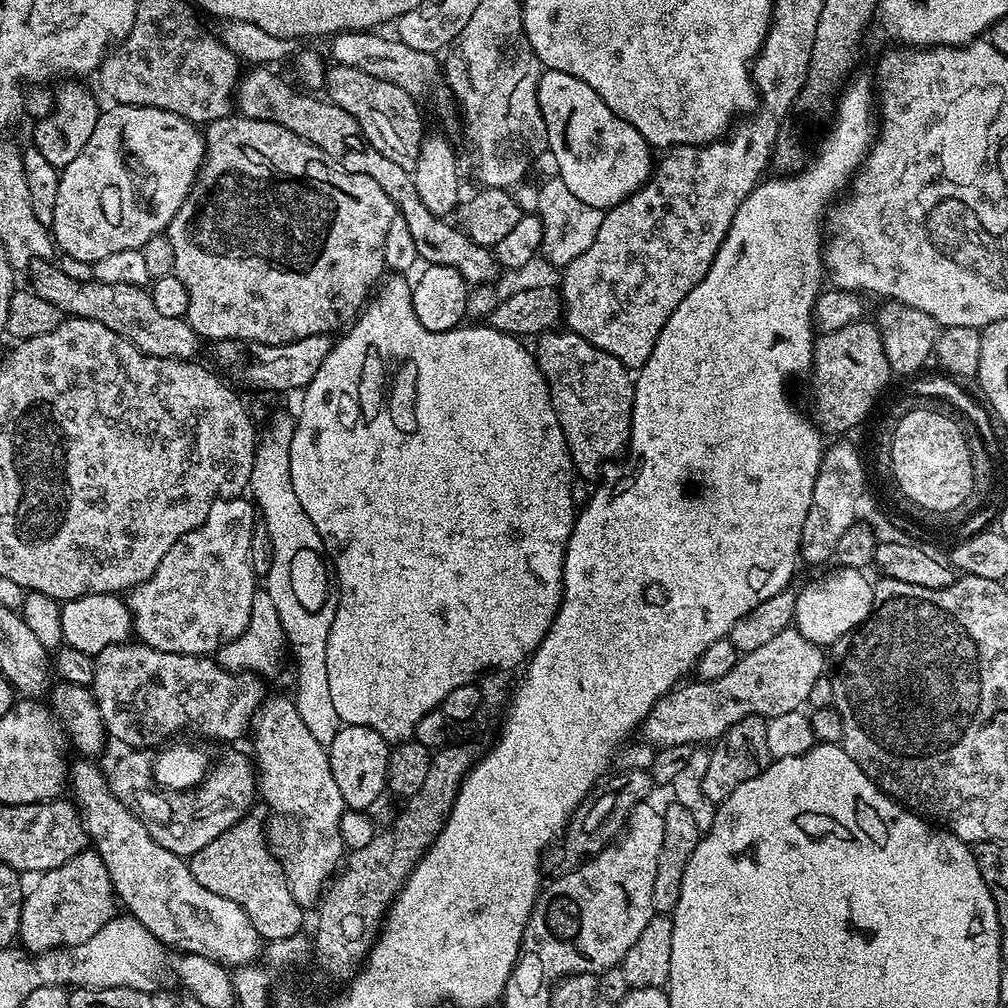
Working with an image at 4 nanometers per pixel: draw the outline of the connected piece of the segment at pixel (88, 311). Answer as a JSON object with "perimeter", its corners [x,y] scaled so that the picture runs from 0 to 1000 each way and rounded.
{"perimeter":[[[52,260],[37,261],[31,267],[30,273],[32,273],[31,289],[46,297],[46,299],[52,300],[54,304],[58,304],[58,307],[68,314],[80,313],[86,317],[101,319],[105,323],[109,323],[109,327],[113,327],[113,331],[125,335],[138,349],[144,349],[146,353],[156,353],[166,357],[189,358],[193,354],[190,352],[197,347],[198,341],[200,342],[199,334],[194,332],[193,327],[188,323],[186,316],[178,317],[177,315],[162,313],[153,305],[150,289],[143,286],[125,284],[124,282],[110,282],[109,280],[93,277],[85,280],[73,280],[73,276],[68,276],[65,272],[62,272],[60,265]]]}

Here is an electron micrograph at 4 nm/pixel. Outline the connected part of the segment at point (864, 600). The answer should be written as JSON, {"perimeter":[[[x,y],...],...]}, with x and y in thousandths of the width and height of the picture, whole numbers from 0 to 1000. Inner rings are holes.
{"perimeter":[[[834,562],[827,563],[826,567],[804,576],[790,589],[788,622],[804,633],[804,637],[814,641],[822,641],[828,635],[836,636],[848,627],[865,608],[865,598],[869,592],[866,576],[861,576],[856,566]]]}

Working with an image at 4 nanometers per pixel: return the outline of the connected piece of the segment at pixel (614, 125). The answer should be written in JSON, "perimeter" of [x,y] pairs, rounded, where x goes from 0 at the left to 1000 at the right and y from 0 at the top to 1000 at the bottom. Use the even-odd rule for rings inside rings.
{"perimeter":[[[547,69],[537,70],[534,101],[544,130],[543,150],[546,155],[548,151],[549,157],[552,158],[551,170],[556,178],[562,181],[566,192],[582,204],[602,208],[616,202],[621,195],[629,193],[647,174],[649,170],[647,144],[641,141],[641,137],[637,137],[637,133],[633,133],[633,129],[629,129],[629,125],[625,125],[625,121],[609,113],[609,109],[605,109],[605,105],[601,105],[601,101],[593,97],[587,86],[577,81],[577,77],[569,77],[569,73],[558,73]]]}

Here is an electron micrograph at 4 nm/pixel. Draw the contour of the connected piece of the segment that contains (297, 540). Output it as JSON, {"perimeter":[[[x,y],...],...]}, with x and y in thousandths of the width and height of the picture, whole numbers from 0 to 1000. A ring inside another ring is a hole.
{"perimeter":[[[282,409],[272,410],[270,418],[260,425],[245,487],[272,538],[272,558],[264,572],[264,586],[272,593],[276,613],[280,613],[289,654],[290,651],[294,654],[294,703],[300,716],[304,716],[304,724],[324,740],[339,721],[335,704],[327,696],[327,673],[323,673],[323,633],[327,633],[327,621],[331,617],[335,583],[327,575],[325,579],[323,572],[313,571],[310,564],[323,560],[319,551],[321,539],[315,526],[312,526],[312,518],[300,506],[296,490],[292,490],[292,478],[288,478],[288,435],[292,435],[293,426],[293,416]]]}

